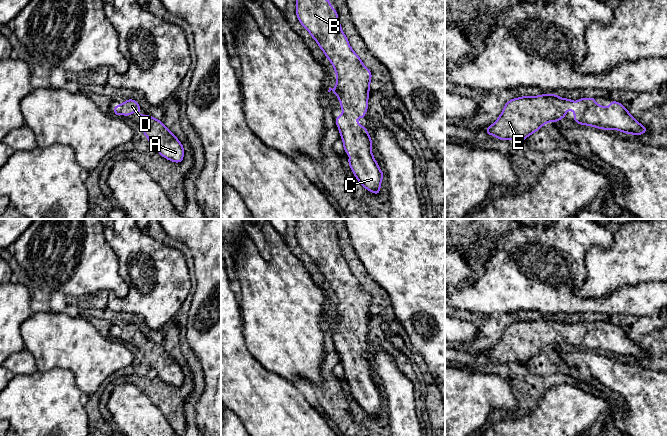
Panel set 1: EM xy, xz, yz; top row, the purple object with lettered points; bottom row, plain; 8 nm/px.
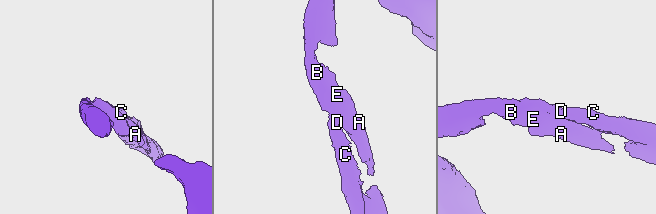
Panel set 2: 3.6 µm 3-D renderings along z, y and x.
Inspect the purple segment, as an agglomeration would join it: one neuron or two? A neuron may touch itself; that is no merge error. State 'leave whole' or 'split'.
leave whole

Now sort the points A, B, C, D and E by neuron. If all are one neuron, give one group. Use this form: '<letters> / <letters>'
A B C D E

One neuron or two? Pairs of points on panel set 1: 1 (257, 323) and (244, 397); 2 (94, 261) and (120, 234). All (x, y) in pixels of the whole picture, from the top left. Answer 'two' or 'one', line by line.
1: two
2: two

